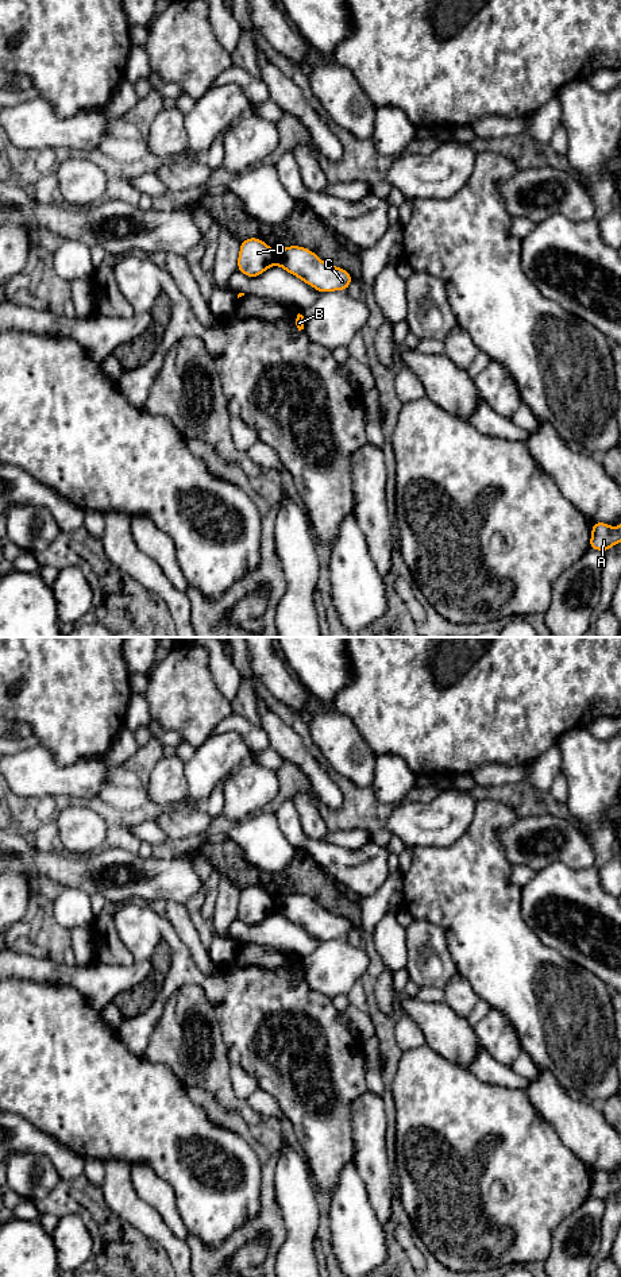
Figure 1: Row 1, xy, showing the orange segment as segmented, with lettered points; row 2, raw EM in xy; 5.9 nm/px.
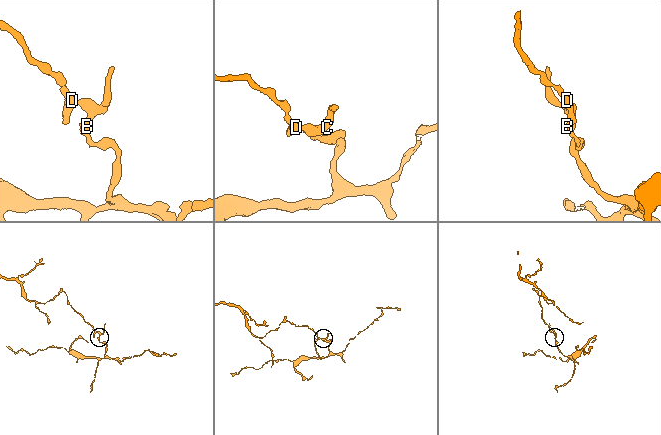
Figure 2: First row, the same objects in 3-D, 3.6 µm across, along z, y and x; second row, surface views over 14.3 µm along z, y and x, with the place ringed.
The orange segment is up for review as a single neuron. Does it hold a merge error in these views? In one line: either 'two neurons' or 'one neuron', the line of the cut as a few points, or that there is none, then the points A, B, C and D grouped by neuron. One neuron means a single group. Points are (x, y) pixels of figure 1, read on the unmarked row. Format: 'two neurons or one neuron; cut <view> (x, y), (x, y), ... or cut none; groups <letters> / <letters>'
two neurons; cut xy (274, 901), (276, 910); groups A B C / D

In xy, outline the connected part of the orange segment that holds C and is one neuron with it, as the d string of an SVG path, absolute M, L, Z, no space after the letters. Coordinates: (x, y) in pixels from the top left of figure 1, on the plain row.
M300 894L278 898L275 911L320 941L347 940L352 930L352 925L347 918L324 911L315 900Z

